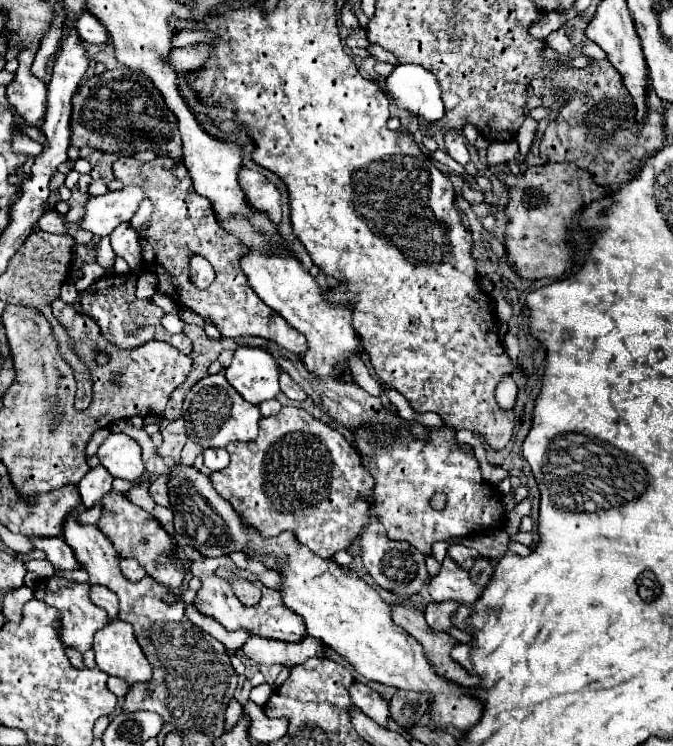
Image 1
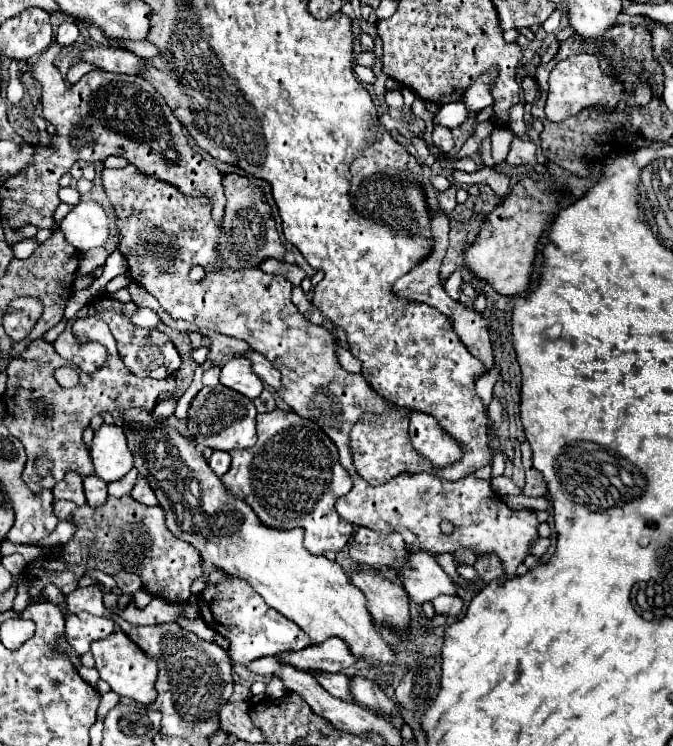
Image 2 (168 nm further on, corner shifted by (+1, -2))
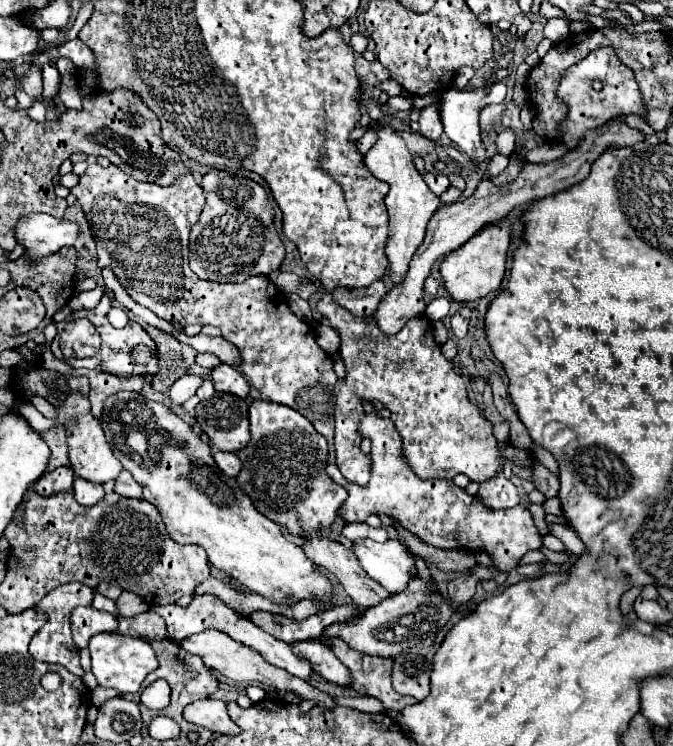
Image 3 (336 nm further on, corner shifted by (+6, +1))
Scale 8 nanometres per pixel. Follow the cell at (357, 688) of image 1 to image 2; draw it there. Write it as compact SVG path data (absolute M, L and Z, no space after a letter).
M320 673L318 677L316 677L316 681L320 683L320 685L324 685L324 689L330 693L330 695L334 695L334 697L338 697L338 699L344 699L344 701L354 701L354 697L352 697L352 691L350 691L350 677L348 675L344 675L344 673Z

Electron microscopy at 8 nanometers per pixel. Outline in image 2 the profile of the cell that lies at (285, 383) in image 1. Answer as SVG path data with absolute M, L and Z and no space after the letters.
M252 351L252 353L248 353L246 357L252 361L254 373L256 373L268 387L280 391L280 385L282 385L282 383L280 383L280 371L276 371L276 367L274 367L262 353Z

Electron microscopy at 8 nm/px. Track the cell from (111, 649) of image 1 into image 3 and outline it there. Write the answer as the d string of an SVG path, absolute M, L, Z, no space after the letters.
M117 632L95 634L89 642L89 652L91 652L91 660L93 660L91 672L95 674L99 686L115 688L121 694L139 692L141 682L147 678L149 672L153 672L157 668L155 652L153 652L153 648L147 640L123 636L123 634L117 634Z

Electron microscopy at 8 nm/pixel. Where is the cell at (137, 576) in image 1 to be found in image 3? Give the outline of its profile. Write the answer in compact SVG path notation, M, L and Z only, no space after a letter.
M99 582L99 586L95 588L99 594L111 598L111 600L117 600L119 594L121 594L121 588L117 582Z

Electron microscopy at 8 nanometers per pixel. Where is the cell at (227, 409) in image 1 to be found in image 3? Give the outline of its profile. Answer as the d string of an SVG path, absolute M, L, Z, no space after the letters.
M213 394L209 400L199 402L197 422L223 452L237 452L251 440L247 404L231 394Z

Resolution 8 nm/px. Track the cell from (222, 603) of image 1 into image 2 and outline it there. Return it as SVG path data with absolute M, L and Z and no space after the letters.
M226 575L224 581L216 585L206 585L198 597L200 617L222 637L230 641L232 661L248 663L266 655L280 655L284 651L300 651L308 647L308 635L294 623L288 621L282 613L268 607L264 599L248 585L248 581Z

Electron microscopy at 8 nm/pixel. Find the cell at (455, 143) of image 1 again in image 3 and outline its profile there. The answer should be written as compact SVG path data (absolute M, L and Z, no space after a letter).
M437 102L421 108L419 132L429 140L437 140L443 134L443 124L441 124L441 118L439 118L439 104Z

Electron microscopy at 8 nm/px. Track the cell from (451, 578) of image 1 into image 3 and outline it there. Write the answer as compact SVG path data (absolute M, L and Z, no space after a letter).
M373 540L353 542L353 552L359 560L359 566L389 592L401 592L407 588L411 568L415 562L401 540L387 540L383 544Z

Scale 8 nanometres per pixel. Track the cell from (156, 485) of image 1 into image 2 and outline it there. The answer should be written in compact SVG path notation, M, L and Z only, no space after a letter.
M140 475L138 477L138 481L136 481L136 487L132 489L132 493L130 493L136 501L140 501L140 503L144 503L144 505L158 505L158 501L156 501L156 495L152 493L152 487L150 487L150 483Z

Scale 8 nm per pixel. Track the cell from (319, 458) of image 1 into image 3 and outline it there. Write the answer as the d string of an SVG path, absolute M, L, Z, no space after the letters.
M255 400L249 406L249 422L251 442L237 452L243 462L243 470L237 476L239 488L263 516L287 526L293 536L329 528L347 492L325 472L325 438L303 414L271 400Z

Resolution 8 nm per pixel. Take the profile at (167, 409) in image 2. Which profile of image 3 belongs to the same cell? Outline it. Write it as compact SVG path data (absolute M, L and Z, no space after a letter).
M185 374L183 378L179 378L171 390L169 390L169 396L175 404L183 404L185 400L189 400L191 396L195 396L197 388L203 384L203 378L199 376L193 376L193 374Z

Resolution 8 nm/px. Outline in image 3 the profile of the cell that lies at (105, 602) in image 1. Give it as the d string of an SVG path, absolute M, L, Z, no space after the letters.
M71 582L71 584L63 584L63 586L57 586L55 590L51 590L41 602L35 604L35 610L43 612L47 616L47 622L43 624L43 628L37 632L35 640L31 640L29 644L29 650L35 658L39 658L41 662L49 662L49 664L61 664L65 666L69 672L77 674L77 676L83 676L83 668L81 668L81 662L79 662L79 650L77 646L73 644L73 638L71 638L71 626L69 626L69 616L71 616L71 610L75 606L91 606L93 602L93 590L89 586L83 586L81 582Z

